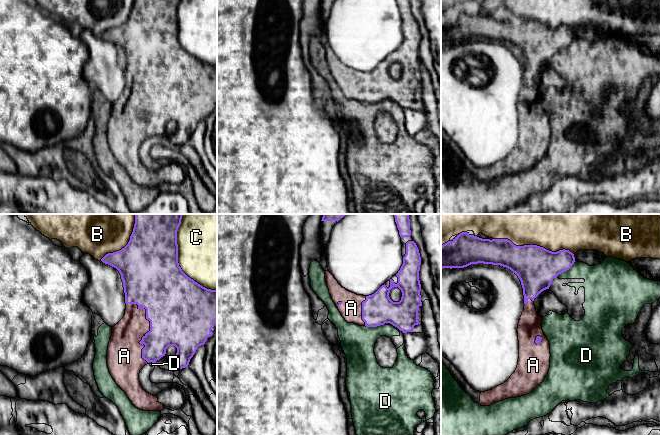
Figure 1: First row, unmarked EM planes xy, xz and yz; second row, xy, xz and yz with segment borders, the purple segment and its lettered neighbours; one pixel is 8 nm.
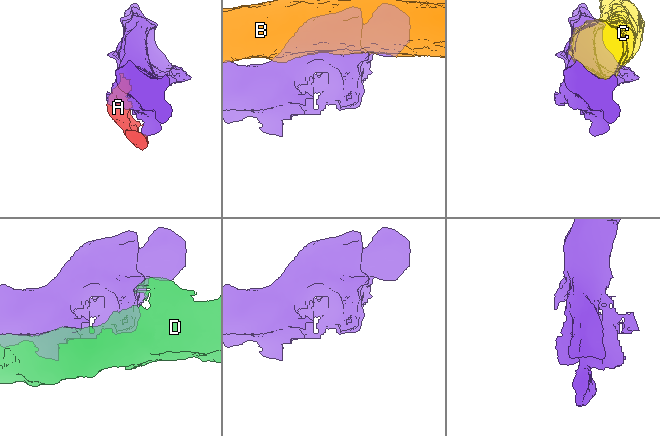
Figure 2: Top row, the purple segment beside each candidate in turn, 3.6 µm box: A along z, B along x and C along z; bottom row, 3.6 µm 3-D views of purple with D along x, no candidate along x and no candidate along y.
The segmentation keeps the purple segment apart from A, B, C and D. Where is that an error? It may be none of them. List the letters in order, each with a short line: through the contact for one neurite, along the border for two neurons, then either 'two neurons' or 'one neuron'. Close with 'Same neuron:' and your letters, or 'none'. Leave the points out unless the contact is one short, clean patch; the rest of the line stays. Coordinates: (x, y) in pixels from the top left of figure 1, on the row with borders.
A: one neuron
B: two neurons
C: two neurons
D: two neurons
Same neuron: A

